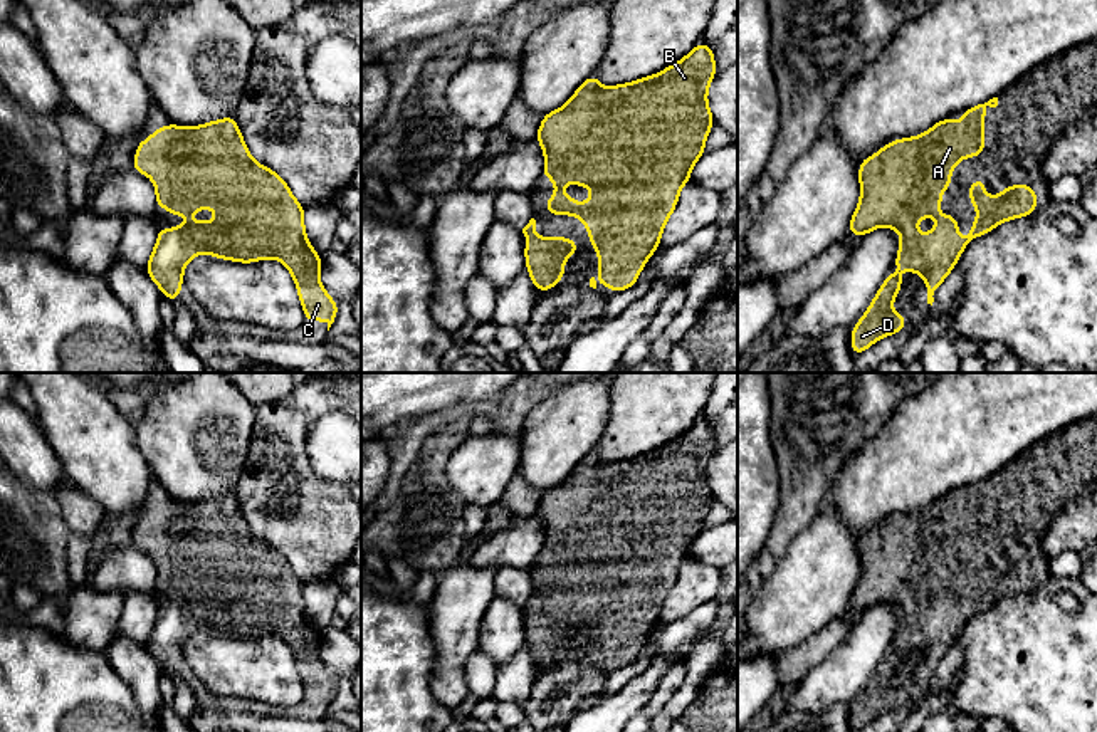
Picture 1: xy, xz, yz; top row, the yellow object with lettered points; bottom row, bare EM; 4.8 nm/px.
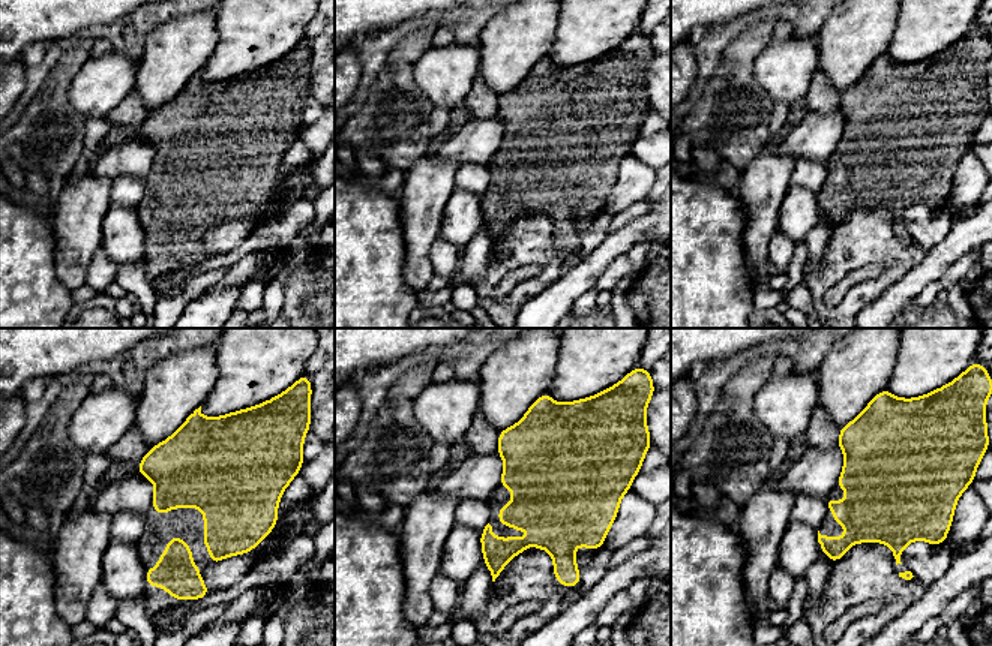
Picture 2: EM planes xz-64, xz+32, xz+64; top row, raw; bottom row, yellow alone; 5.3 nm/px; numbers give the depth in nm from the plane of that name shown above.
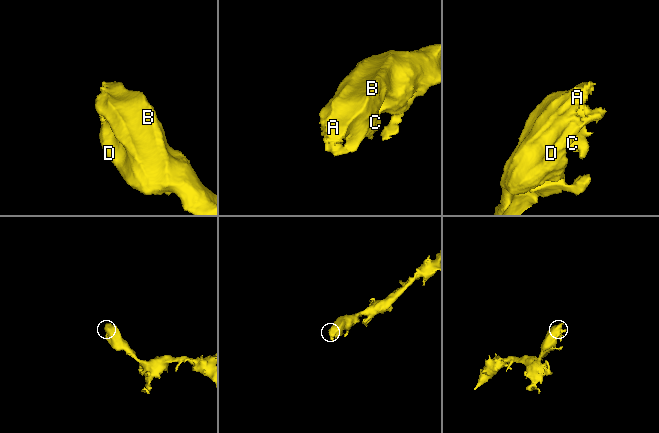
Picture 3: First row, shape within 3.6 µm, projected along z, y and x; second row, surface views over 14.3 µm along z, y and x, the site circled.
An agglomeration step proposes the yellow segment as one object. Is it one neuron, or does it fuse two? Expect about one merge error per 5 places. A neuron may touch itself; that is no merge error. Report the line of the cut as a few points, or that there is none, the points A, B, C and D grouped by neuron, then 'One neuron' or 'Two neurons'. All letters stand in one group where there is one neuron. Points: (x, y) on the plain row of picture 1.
No split. Groups: A B C D. One neuron

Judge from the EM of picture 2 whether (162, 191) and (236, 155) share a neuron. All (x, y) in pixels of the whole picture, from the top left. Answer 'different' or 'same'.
same

